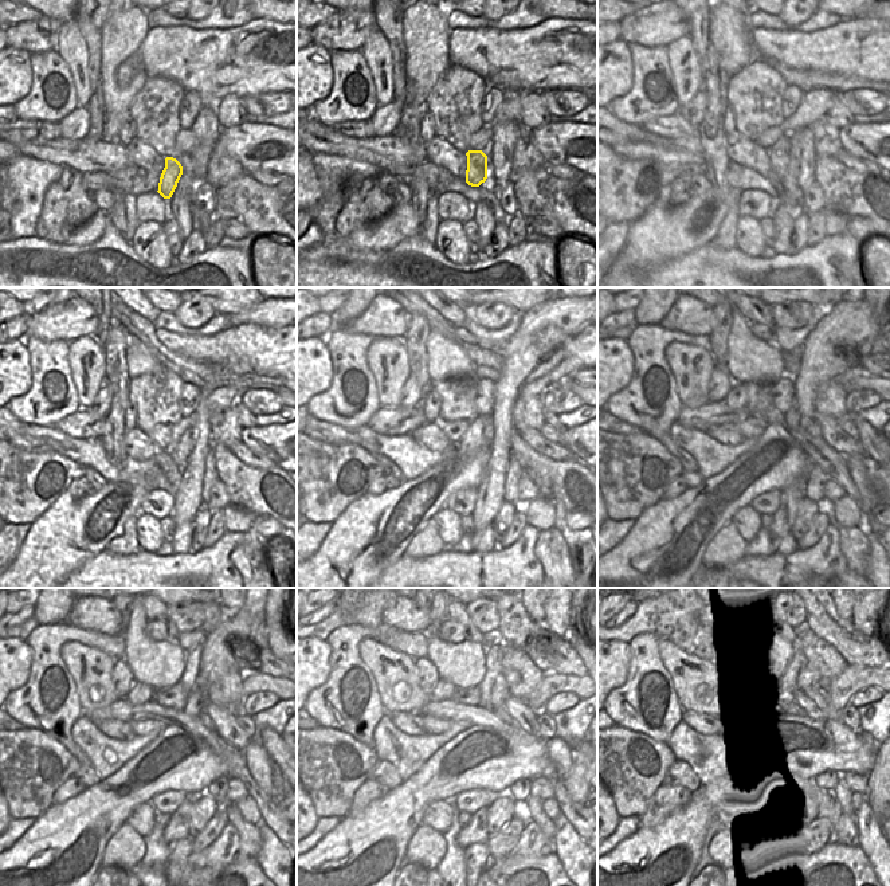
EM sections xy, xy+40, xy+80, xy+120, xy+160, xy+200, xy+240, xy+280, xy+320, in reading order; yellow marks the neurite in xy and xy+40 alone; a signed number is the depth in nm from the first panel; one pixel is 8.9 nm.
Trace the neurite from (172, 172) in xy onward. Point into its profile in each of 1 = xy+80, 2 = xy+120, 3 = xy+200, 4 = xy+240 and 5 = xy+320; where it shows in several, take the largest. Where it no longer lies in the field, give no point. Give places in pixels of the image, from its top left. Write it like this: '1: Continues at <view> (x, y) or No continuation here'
1: Continues at xy+80 (779, 155)
2: Continues at xy+120 (180, 451)
3: Continues at xy+200 (792, 418)
4: Continues at xy+240 (196, 701)
5: Continues at xy+320 (807, 678).

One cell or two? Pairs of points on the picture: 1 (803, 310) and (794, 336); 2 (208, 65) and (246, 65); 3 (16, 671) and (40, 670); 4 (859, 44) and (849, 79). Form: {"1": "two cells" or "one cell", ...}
{"1": "two cells", "2": "one cell", "3": "two cells", "4": "two cells"}

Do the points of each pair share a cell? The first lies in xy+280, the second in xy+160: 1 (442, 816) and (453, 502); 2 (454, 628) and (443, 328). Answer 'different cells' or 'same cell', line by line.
1: different cells
2: different cells

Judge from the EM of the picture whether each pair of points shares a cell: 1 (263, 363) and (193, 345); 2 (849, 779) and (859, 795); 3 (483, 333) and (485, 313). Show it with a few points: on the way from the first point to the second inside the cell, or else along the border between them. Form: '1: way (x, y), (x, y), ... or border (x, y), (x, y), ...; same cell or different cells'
1: way (246, 351), (211, 349); same cell
2: way (853, 783), (859, 791); same cell
3: border (470, 309), (487, 328), (513, 317); different cells

